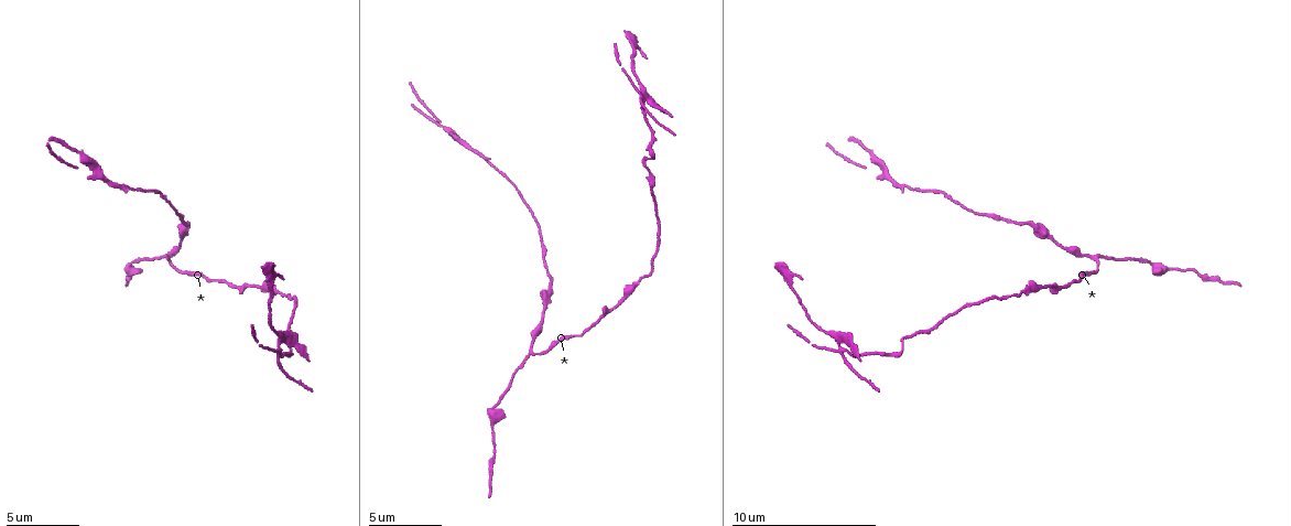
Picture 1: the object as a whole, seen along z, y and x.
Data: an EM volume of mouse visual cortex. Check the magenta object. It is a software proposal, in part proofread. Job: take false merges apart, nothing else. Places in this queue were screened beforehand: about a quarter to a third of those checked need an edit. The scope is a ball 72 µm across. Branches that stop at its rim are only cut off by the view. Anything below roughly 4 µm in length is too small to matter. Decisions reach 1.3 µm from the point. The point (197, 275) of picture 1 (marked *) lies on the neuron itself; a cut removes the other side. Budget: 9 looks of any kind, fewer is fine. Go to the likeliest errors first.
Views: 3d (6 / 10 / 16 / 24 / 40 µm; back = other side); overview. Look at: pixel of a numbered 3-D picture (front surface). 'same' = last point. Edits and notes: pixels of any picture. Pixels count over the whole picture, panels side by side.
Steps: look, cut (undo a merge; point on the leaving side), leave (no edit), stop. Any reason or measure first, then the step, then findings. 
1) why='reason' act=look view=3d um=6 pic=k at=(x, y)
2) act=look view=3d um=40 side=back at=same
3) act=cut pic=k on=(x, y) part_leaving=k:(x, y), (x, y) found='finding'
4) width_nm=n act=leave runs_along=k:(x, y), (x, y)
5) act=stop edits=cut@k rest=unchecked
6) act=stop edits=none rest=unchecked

why='two arms in line, one across' act=look view=3d um=6 pic=1 at=(1096, 255)

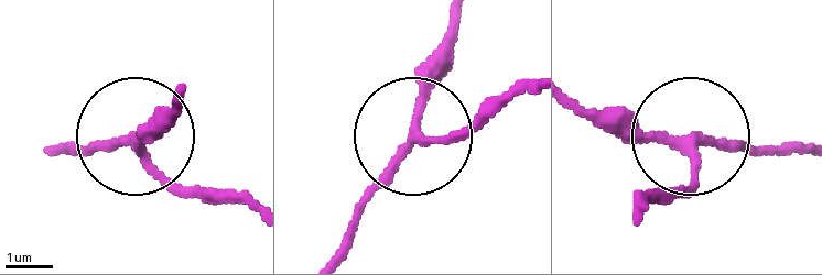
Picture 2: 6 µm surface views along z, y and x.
side_arm_um=12 act=leave runs_along=2:(644, 199), (679, 195), (703, 140), (782, 152) found='one neuron here'

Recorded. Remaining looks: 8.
why='looks like a crossing' act=look view=3d um=6 pic=1 at=(844, 348)

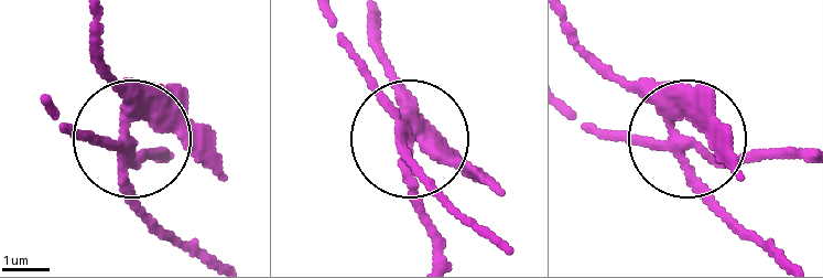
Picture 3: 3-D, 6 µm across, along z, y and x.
act=cut pic=3 on=(180, 107) part_leaving=3:(122, 142), (99, 28) found='two neurons meet here'

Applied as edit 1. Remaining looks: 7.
why='sudden change in width' act=look view=3d um=10 pic=1 at=(1049, 286)

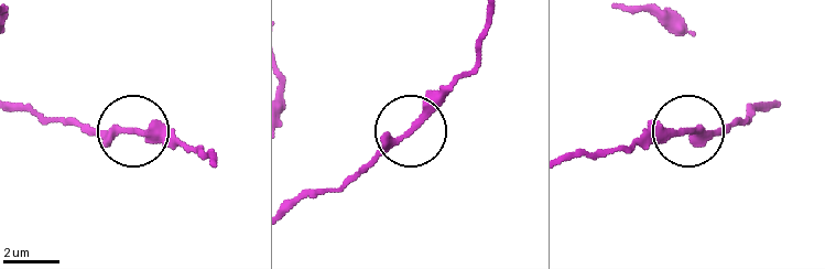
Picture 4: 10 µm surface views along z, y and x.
why='zoom in' act=look view=3d um=6 pic=4 at=(132, 130)

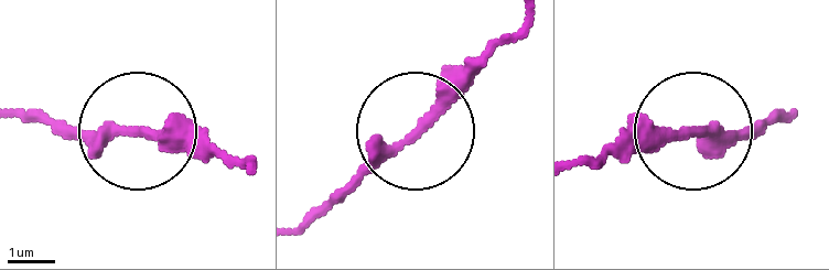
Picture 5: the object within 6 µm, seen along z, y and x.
act=leave runs_along=5:(790, 106), (743, 130), (617, 138) found='all the same neuron'

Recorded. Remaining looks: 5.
why='calibre changes' act=look view=3d um=10 pic=1 at=(479, 152)

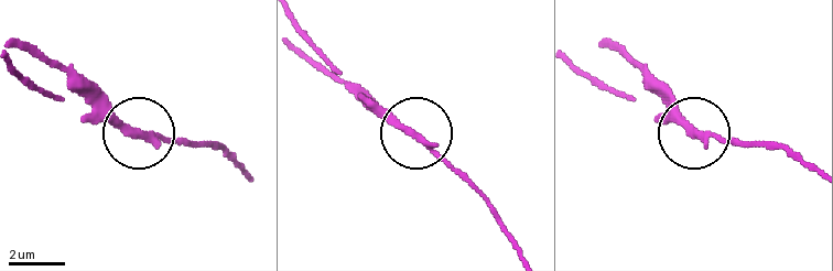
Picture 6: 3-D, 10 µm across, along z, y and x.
act=cut pic=6 on=(104, 120) found='a second neuron is stuck on'

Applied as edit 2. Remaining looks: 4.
act=stop edits=cut@3,cut@6 rest=unchecked

